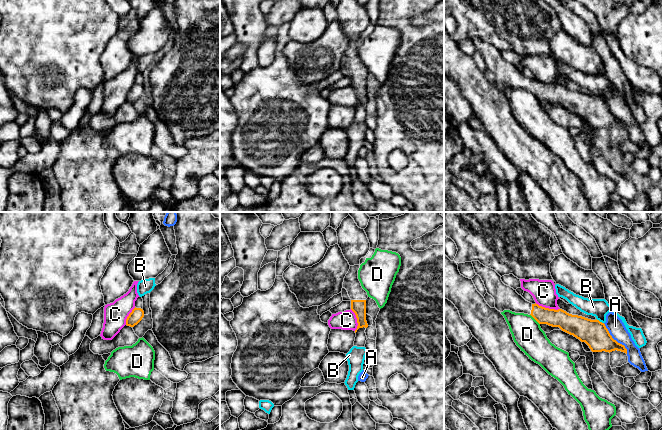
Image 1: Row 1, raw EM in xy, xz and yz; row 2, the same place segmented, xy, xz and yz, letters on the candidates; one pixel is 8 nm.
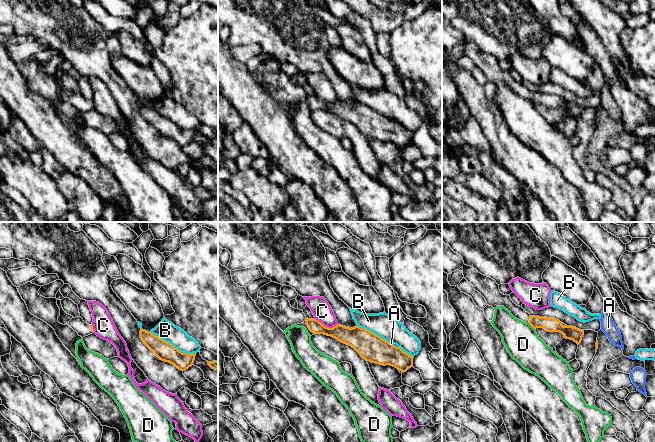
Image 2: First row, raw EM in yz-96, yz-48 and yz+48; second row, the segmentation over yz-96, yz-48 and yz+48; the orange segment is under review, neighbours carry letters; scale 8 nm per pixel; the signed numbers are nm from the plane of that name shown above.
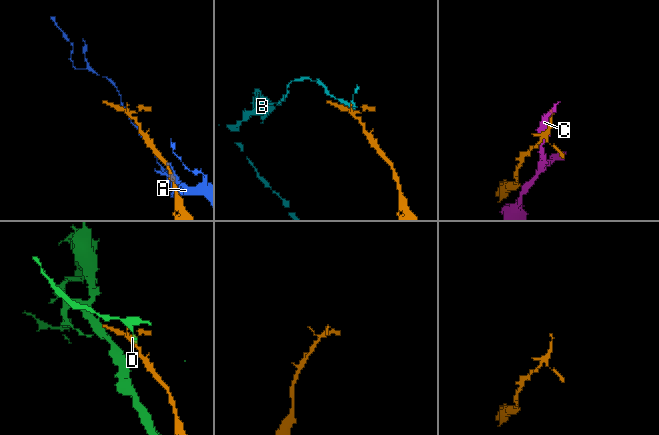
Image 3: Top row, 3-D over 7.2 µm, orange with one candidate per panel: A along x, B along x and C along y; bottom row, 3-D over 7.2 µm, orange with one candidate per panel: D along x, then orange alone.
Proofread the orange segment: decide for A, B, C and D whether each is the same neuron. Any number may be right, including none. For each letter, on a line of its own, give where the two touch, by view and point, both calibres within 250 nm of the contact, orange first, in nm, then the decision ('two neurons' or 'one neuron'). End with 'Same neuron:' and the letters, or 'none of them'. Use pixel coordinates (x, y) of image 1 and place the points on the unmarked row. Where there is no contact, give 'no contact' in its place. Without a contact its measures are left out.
A: meets orange in yz at (615, 116); 220 nm thick on the orange side, 140 nm on the other; two neurons
B: meets orange in yz at (599, 97); 220 nm thick on the orange side, 150 nm on the other; two neurons
C: meets orange in yz at (547, 84); 160 nm thick on the orange side, 190 nm on the other; two neurons
D: meets orange in yz at (534, 94); 140 nm thick on the orange side, 240 nm on the other; two neurons
Same neuron: none of them

